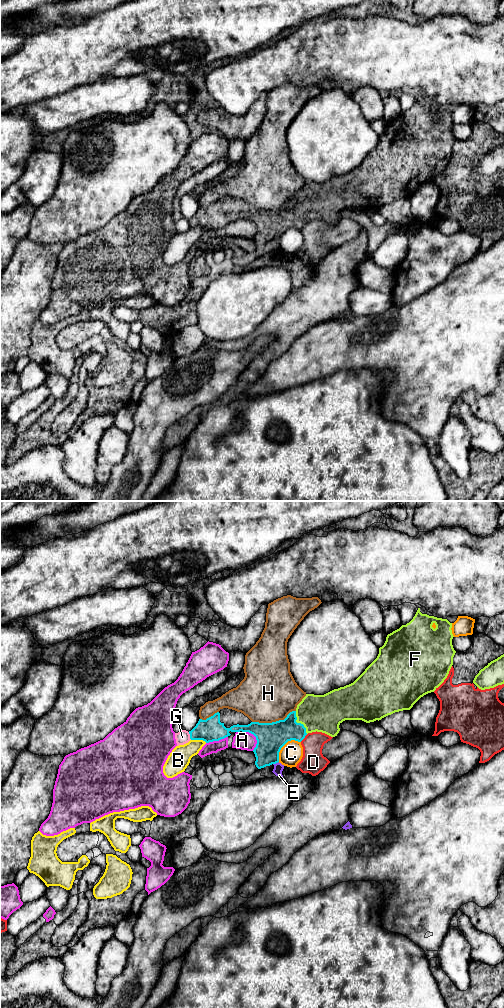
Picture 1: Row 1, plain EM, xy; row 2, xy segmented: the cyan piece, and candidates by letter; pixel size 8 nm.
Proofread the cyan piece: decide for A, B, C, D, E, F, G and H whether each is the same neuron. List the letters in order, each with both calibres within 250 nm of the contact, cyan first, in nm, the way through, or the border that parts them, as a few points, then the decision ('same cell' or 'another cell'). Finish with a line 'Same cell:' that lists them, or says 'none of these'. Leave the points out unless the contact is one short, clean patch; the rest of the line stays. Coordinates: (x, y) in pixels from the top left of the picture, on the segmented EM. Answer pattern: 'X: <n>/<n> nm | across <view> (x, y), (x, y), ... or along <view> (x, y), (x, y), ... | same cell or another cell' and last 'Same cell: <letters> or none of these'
A: 240/140 nm | another cell
B: 190/170 nm | another cell
C: 240/180 nm | another cell
D: 220/190 nm | another cell
E: 240/80 nm | along xy (278, 761), (273, 764) | another cell
F: 220/300 nm | across xy (273, 736), (299, 723), (313, 713), (323, 713) | same cell
G: 190/110 nm | another cell
H: 240/460 nm | another cell
Same cell: F

